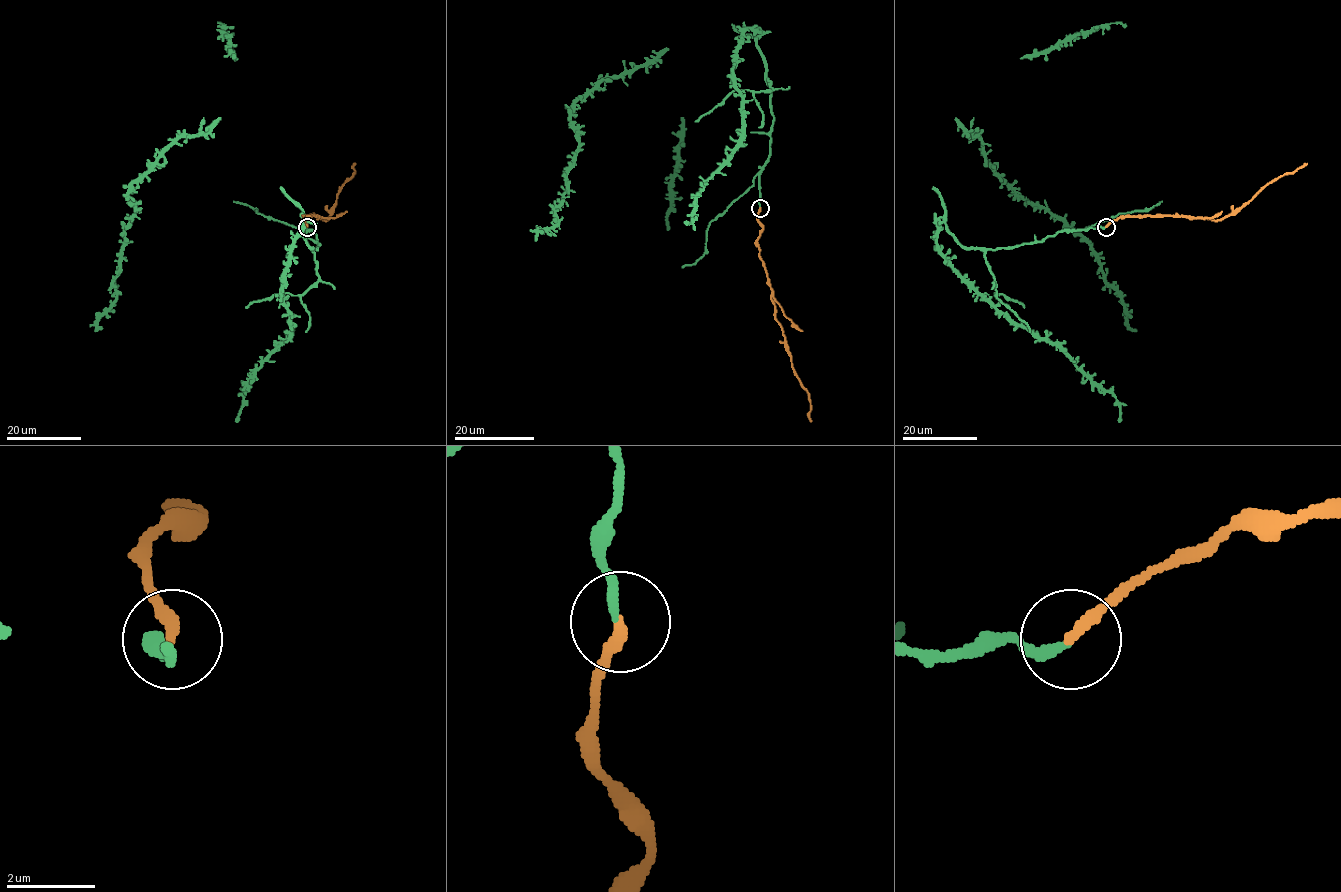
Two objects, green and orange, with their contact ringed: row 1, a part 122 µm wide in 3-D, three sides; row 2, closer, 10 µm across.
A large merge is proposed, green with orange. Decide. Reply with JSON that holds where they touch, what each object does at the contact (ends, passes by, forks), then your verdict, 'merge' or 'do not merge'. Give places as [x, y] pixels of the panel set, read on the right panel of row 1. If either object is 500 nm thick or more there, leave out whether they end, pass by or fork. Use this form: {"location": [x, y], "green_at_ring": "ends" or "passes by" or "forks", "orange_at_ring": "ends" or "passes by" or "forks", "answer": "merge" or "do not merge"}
{"location": [1106, 227], "green_at_ring": "ends", "orange_at_ring": "ends", "answer": "merge"}

